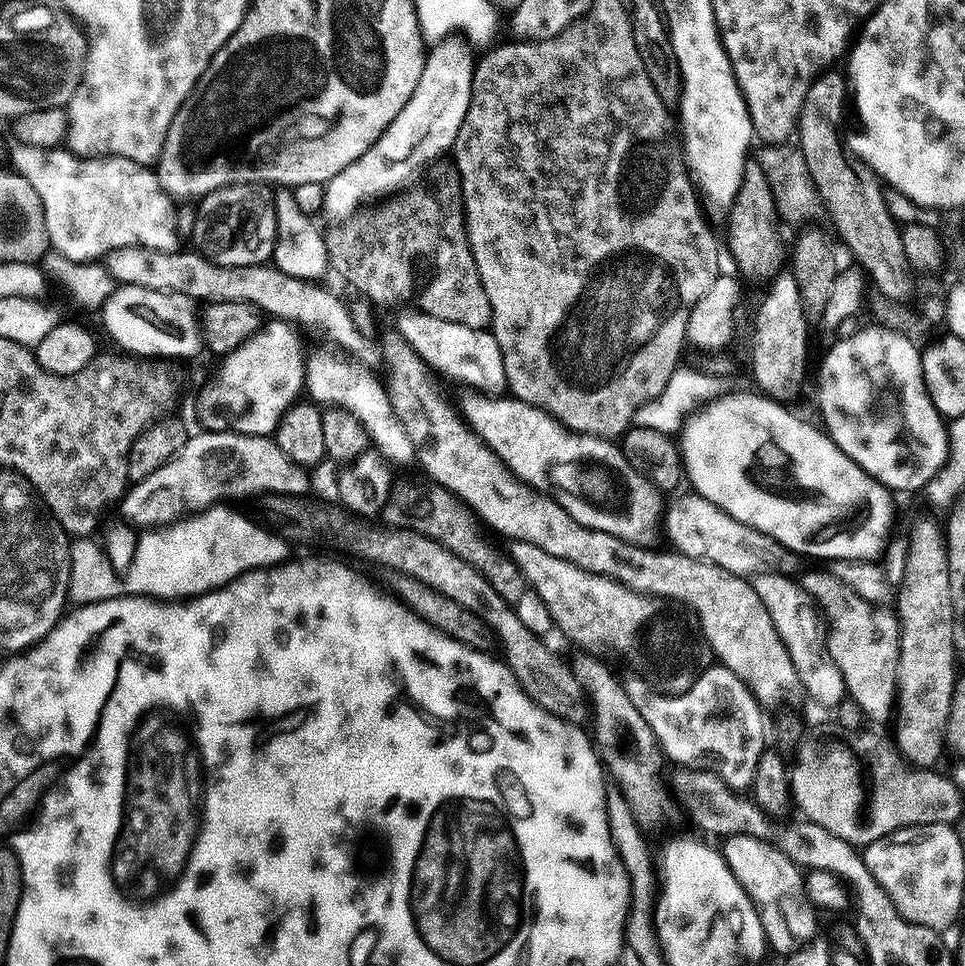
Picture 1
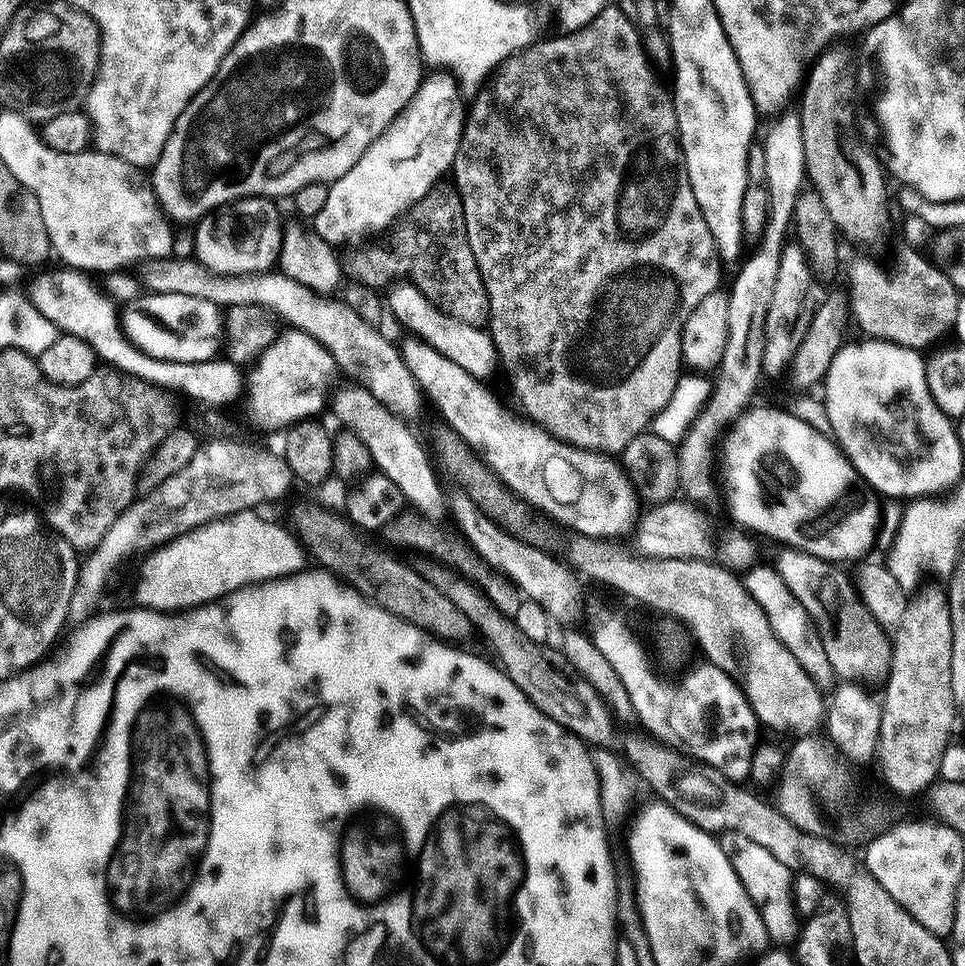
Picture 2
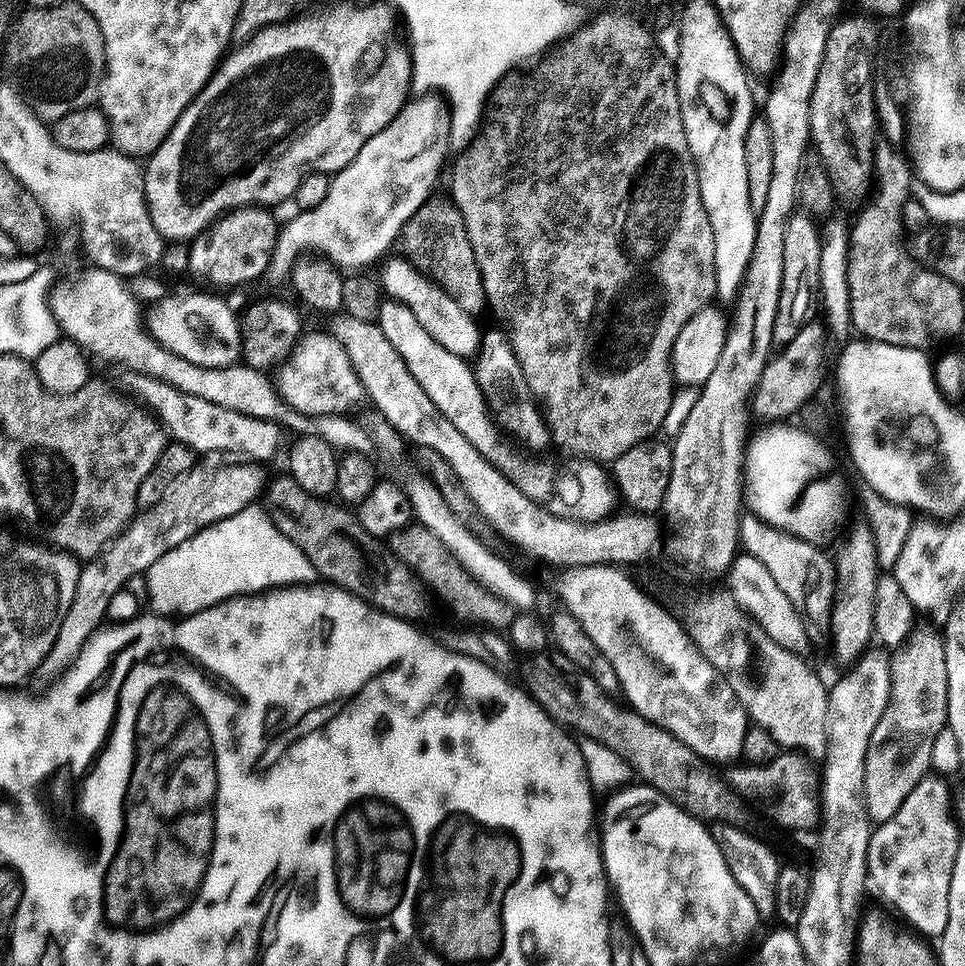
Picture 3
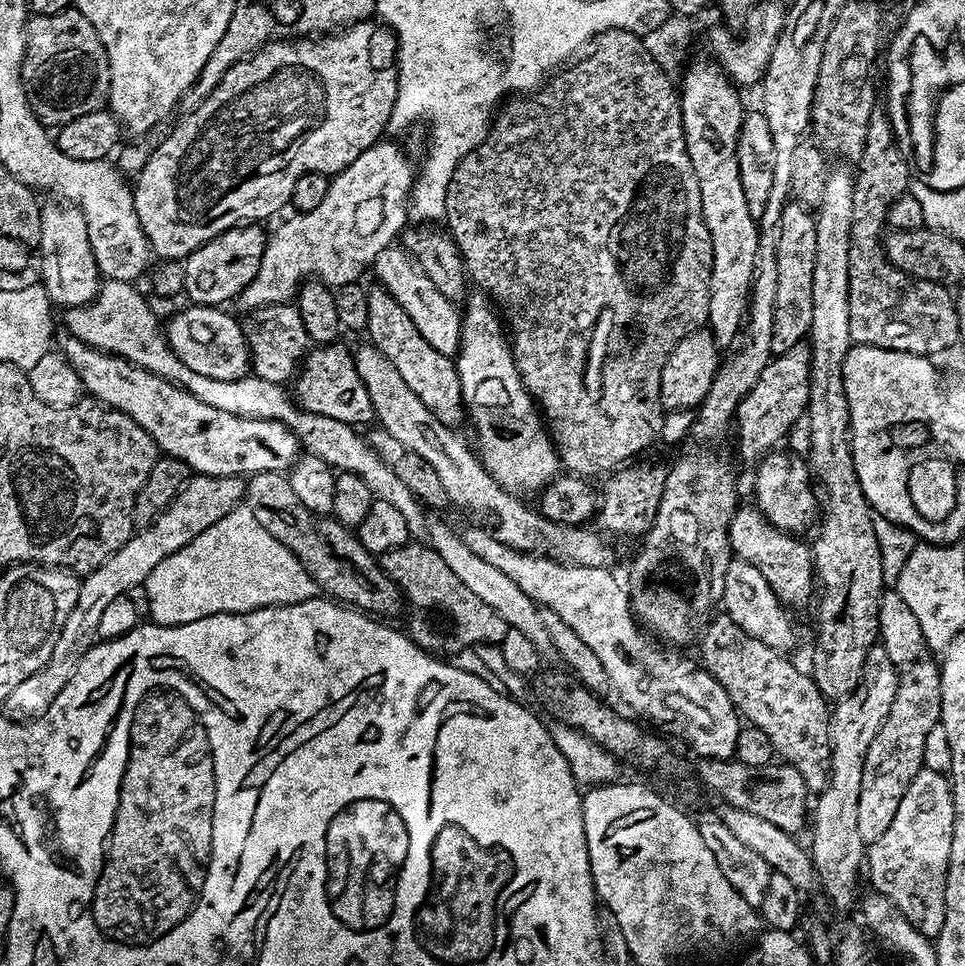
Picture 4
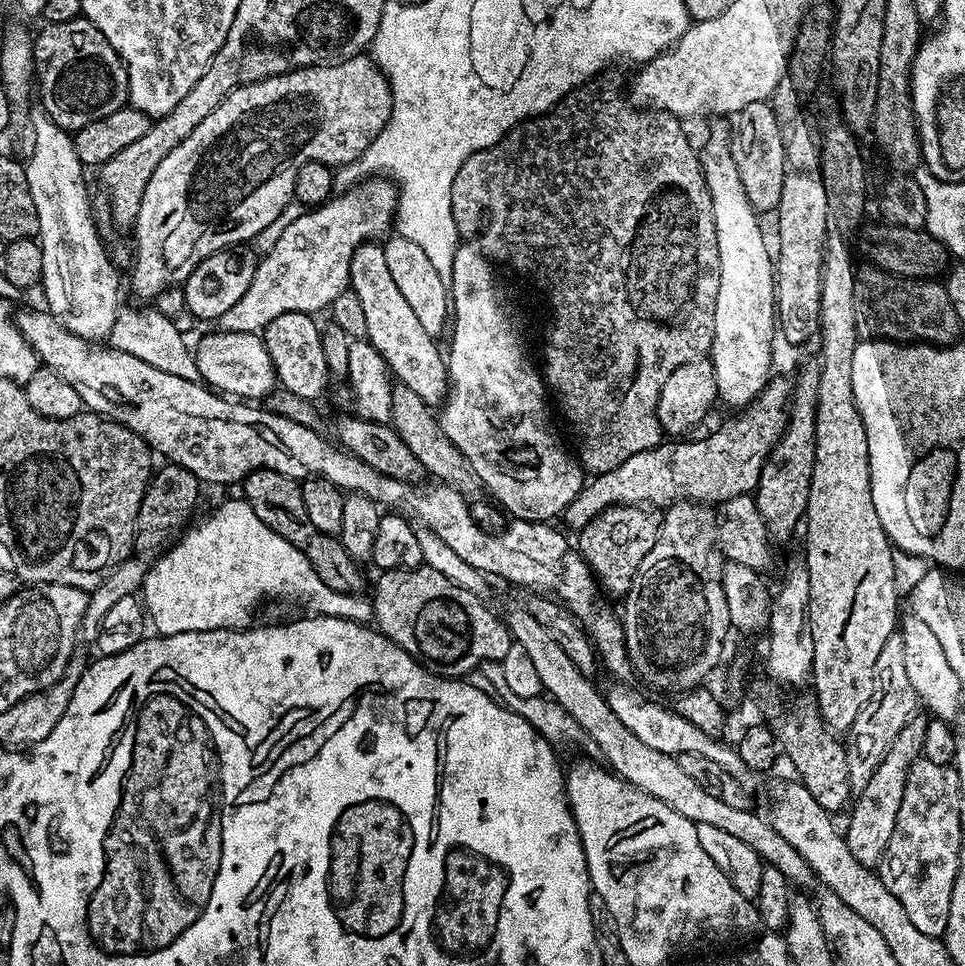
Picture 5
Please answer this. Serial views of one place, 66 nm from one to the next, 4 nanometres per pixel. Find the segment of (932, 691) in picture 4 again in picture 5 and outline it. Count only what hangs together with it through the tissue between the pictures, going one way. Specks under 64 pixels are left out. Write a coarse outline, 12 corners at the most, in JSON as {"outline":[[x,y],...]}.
{"outline":[[928,720],[900,731],[851,805],[850,854],[884,857]]}

